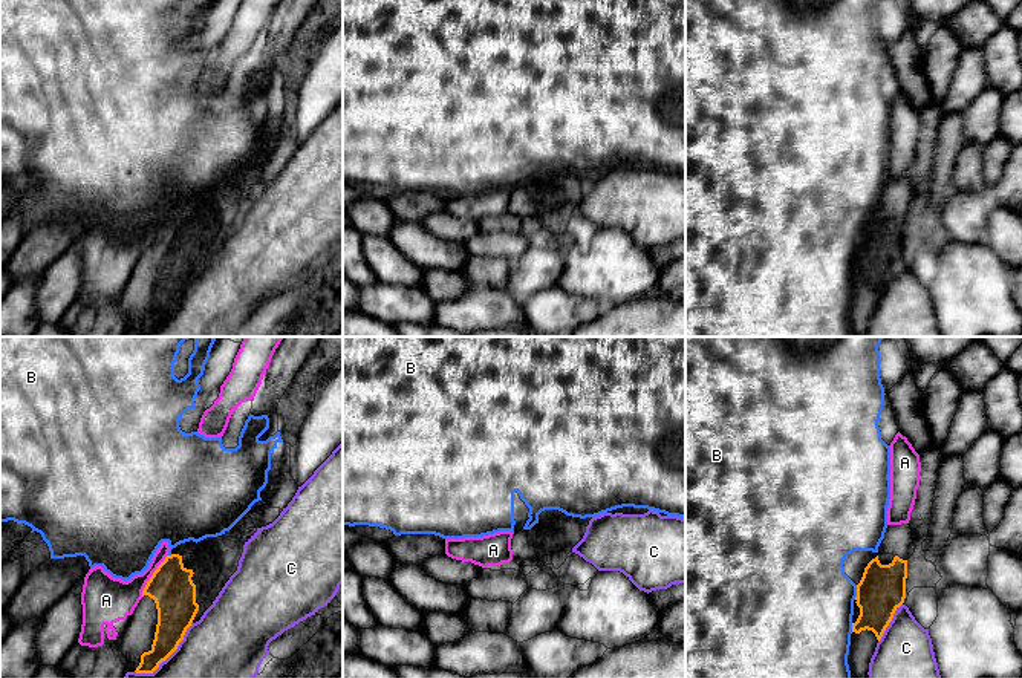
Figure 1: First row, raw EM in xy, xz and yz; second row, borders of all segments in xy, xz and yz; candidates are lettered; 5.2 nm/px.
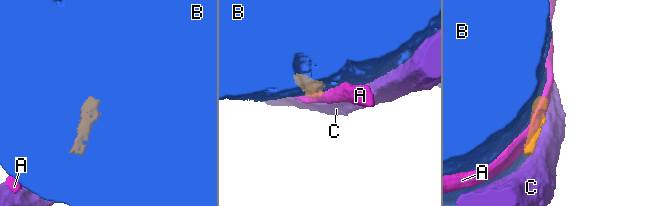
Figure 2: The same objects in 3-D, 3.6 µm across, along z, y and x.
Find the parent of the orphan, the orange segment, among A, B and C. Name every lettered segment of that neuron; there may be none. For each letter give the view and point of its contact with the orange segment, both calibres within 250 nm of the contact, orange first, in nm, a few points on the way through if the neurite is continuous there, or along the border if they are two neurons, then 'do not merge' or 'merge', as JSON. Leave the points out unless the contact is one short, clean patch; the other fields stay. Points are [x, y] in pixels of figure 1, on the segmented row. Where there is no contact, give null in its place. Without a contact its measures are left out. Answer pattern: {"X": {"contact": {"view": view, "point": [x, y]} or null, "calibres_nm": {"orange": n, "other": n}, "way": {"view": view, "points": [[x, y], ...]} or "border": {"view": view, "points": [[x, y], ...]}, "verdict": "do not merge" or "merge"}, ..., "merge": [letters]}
{"A": {"contact": {"view": "xy", "point": [152, 576]}, "calibres_nm": {"orange": 220, "other": 220}, "border": {"view": "xy", "points": [[167, 554], [141, 596]]}, "verdict": "do not merge"}, "B": {"contact": {"view": "yz", "point": [857, 593]}, "calibres_nm": {"orange": 240, "other": 440}, "verdict": "do not merge"}, "C": {"contact": {"view": "xy", "point": [169, 655]}, "calibres_nm": {"orange": 200, "other": 320}, "verdict": "do not merge"}, "merge": []}

